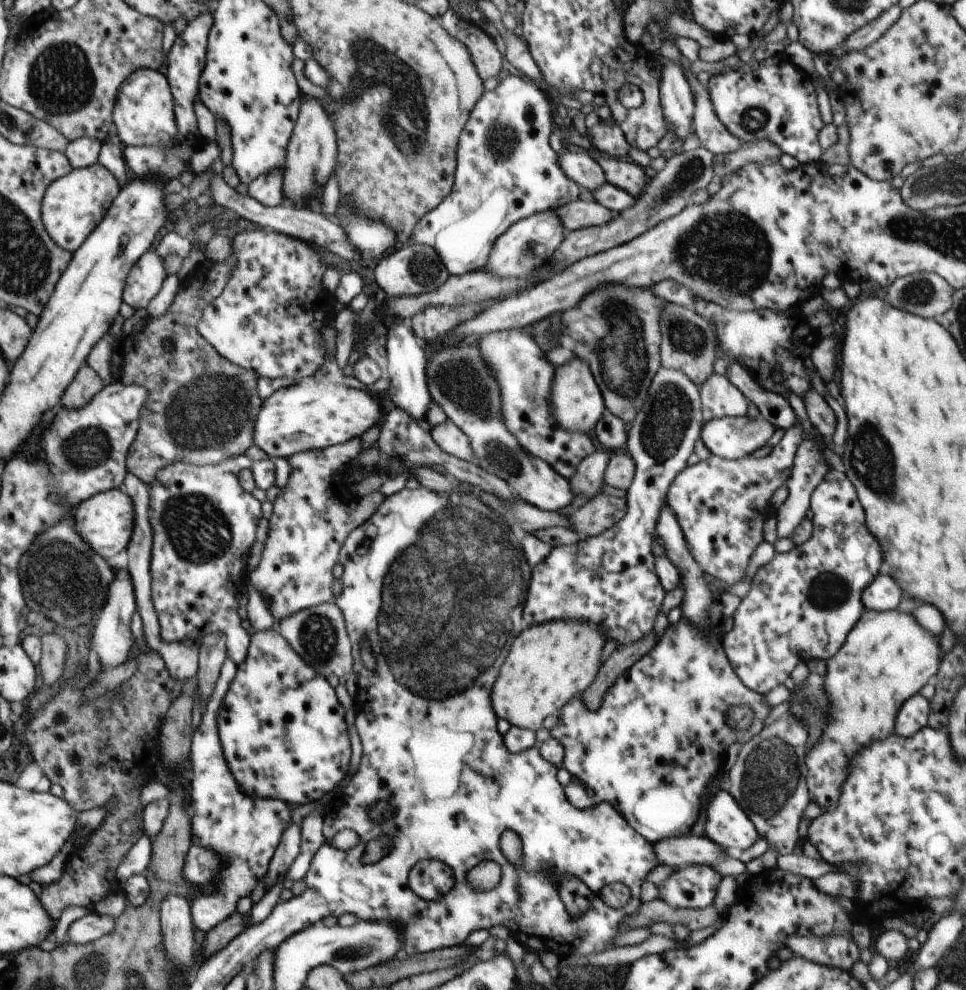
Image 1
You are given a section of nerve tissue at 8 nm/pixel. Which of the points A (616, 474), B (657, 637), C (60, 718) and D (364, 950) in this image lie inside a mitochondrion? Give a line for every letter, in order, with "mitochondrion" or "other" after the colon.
A: other
B: other
C: other
D: mitochondrion

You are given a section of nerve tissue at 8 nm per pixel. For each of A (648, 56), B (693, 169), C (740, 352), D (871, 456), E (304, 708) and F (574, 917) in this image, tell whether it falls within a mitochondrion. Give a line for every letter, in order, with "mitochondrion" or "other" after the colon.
A: other
B: mitochondrion
C: other
D: mitochondrion
E: other
F: other

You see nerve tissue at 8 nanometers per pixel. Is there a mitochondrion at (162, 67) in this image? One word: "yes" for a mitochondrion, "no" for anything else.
no

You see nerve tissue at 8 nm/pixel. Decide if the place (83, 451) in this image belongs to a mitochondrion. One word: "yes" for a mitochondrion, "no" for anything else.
yes

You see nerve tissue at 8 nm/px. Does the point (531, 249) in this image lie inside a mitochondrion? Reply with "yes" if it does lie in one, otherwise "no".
yes

